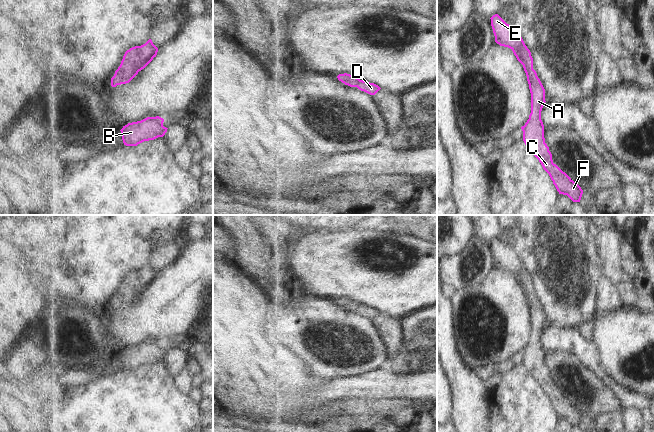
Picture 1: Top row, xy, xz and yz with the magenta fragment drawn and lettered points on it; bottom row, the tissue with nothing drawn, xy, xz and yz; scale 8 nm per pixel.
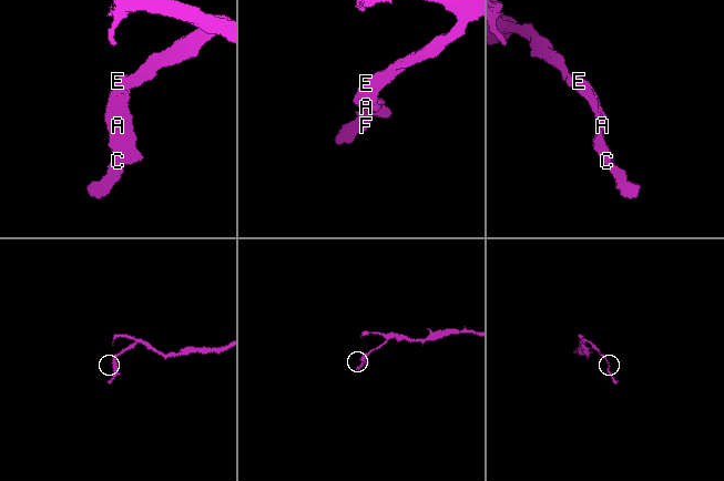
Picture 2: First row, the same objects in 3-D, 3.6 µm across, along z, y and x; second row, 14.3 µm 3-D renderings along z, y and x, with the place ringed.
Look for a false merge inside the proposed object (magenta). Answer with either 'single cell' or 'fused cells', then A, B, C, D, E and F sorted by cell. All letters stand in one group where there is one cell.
single cell; groups A B C D E F

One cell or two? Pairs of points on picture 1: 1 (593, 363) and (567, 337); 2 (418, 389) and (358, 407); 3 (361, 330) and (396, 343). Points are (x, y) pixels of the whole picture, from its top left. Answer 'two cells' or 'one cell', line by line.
1: one cell
2: two cells
3: two cells

